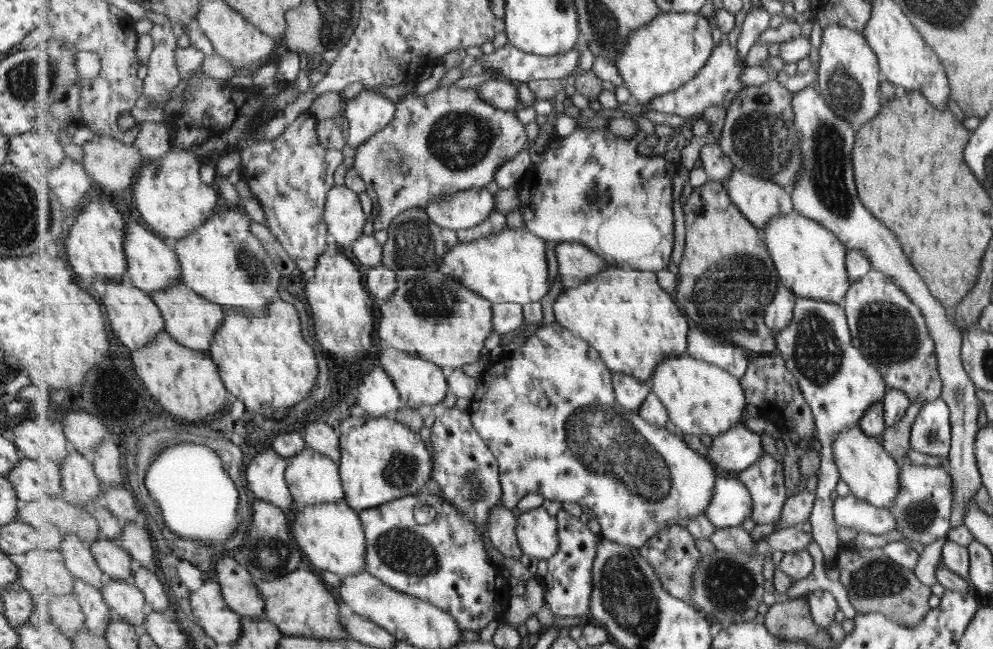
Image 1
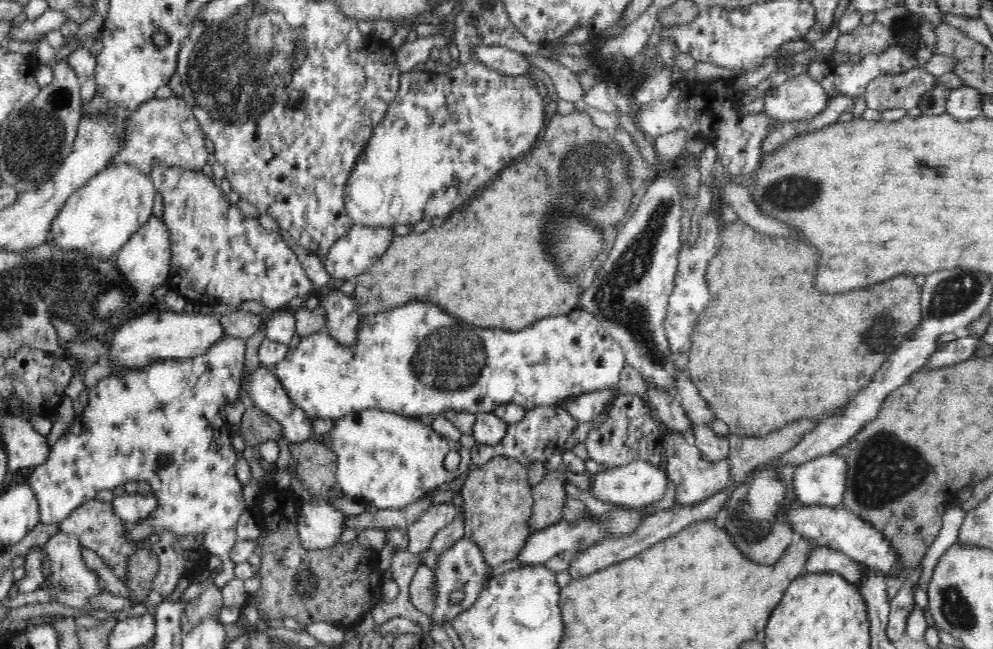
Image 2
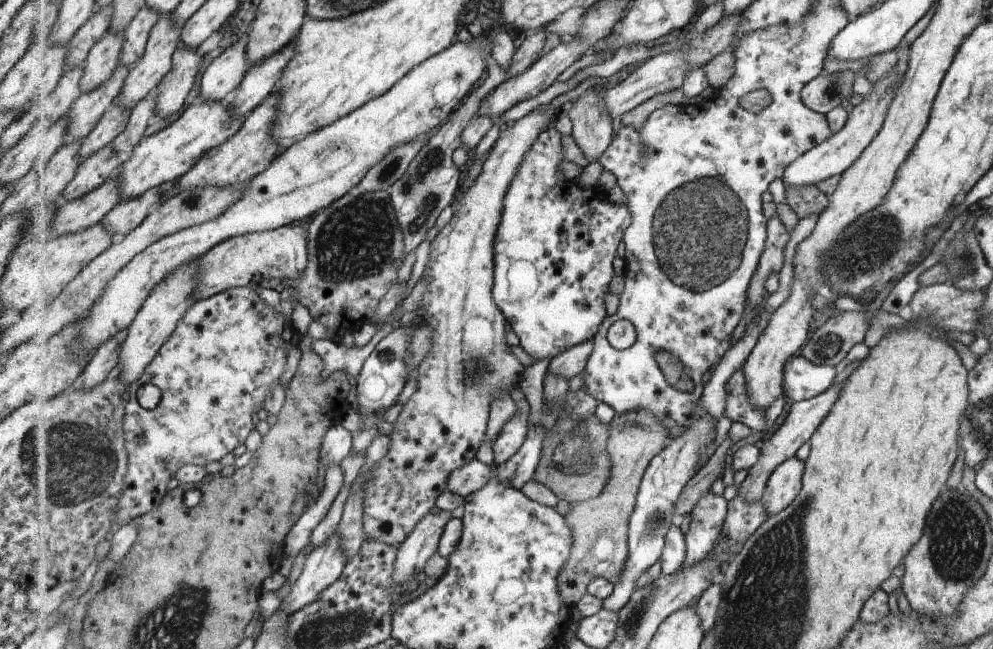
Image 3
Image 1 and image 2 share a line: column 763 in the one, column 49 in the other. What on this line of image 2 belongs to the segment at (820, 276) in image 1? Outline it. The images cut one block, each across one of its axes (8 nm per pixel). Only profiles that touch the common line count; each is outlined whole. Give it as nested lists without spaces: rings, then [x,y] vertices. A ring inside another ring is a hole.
[[[127,161],[109,164],[69,197],[54,223],[48,240],[55,238],[60,249],[84,250],[92,256],[108,257],[124,244],[152,217],[157,190],[148,174]]]

